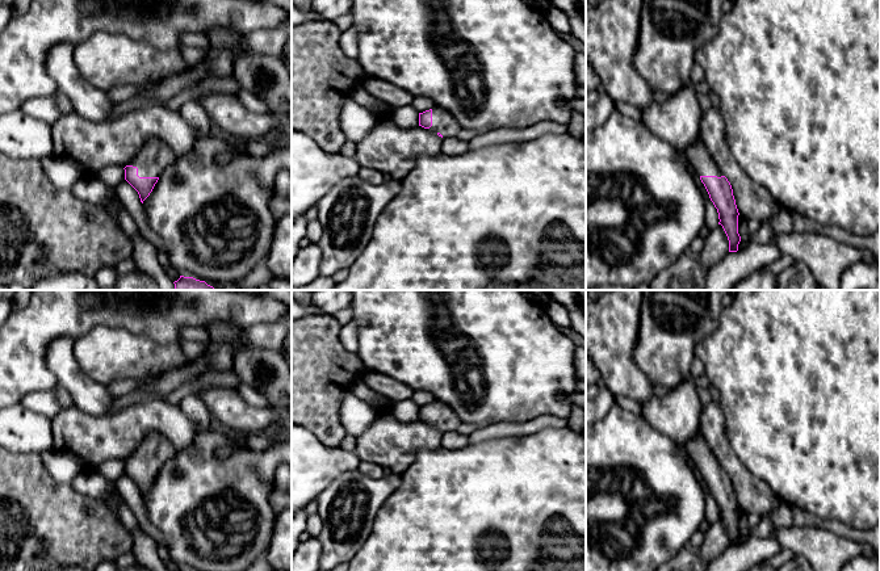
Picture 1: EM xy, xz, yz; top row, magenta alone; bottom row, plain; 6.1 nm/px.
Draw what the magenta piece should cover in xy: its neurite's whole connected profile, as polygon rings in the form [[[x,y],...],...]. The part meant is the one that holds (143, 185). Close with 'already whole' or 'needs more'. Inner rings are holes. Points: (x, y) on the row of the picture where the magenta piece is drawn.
[[[151,137],[123,168],[125,180],[138,192],[142,203],[175,158],[168,144]]] | needs more

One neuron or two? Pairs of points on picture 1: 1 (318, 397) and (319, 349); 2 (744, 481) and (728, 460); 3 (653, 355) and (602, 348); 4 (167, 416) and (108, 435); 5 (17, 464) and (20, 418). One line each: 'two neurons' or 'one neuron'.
1: one neuron
2: one neuron
3: two neurons
4: one neuron
5: two neurons

